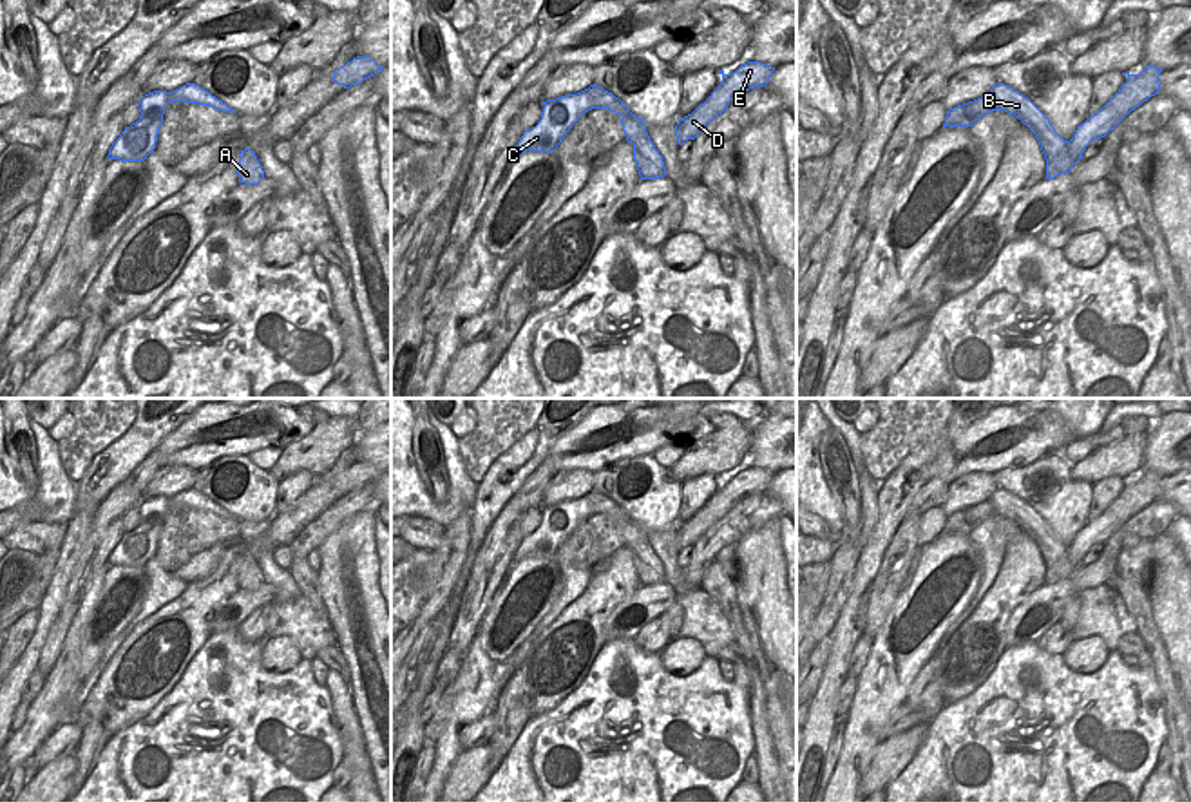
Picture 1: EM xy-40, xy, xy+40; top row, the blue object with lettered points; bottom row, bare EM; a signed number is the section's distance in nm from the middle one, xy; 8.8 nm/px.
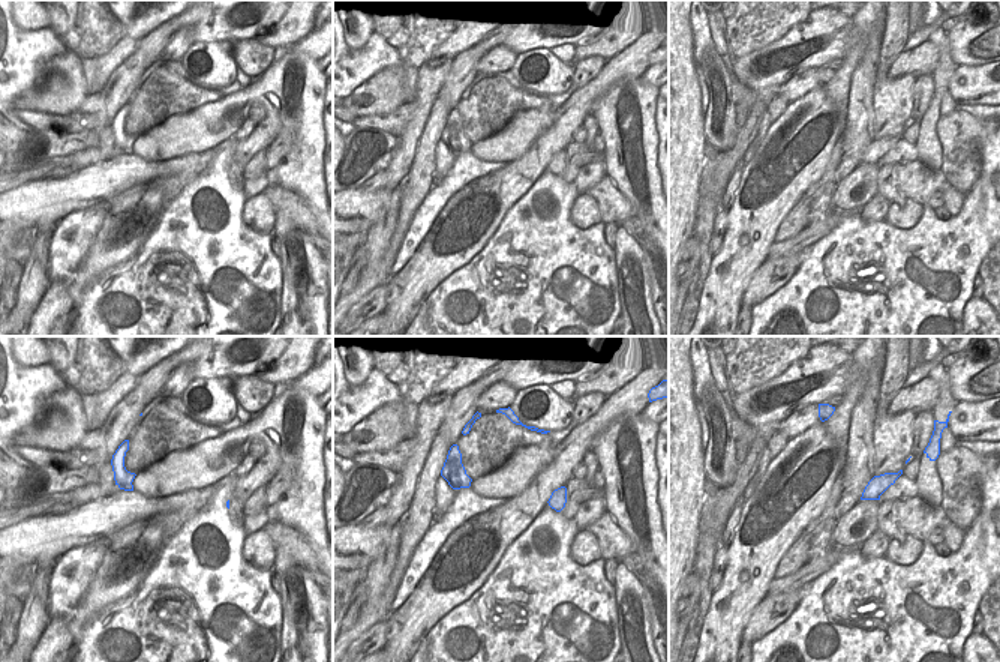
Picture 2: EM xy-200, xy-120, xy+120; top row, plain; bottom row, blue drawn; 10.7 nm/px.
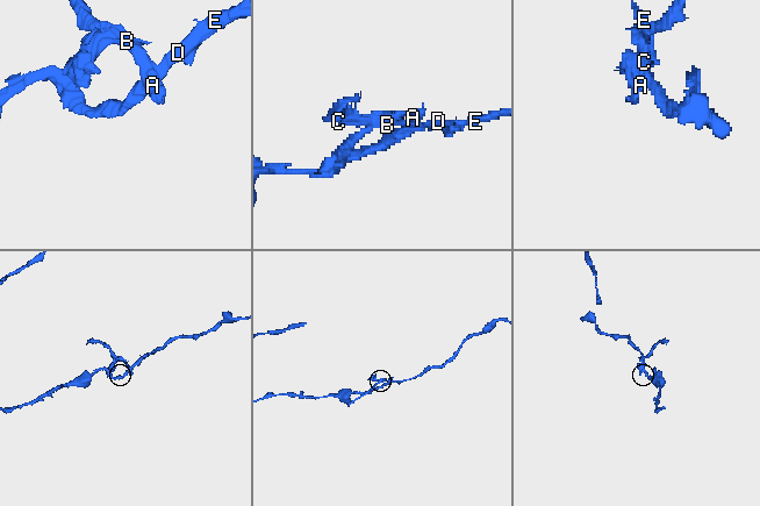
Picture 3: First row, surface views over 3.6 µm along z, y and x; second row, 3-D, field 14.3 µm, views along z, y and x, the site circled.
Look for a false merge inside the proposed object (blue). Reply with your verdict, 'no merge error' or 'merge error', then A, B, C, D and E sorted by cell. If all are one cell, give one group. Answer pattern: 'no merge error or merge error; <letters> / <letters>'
merge error; A B C / D E

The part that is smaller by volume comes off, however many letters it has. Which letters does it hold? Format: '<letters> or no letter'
A, B, C

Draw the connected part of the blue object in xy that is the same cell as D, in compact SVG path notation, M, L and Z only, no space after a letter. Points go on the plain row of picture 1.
M760 467L742 469L731 480L719 476L722 482L720 491L704 509L700 509L691 520L681 523L675 530L677 549L682 550L688 545L695 545L699 538L704 536L711 525L722 520L728 514L728 509L738 500L755 492L766 492L773 476L775 473Z

